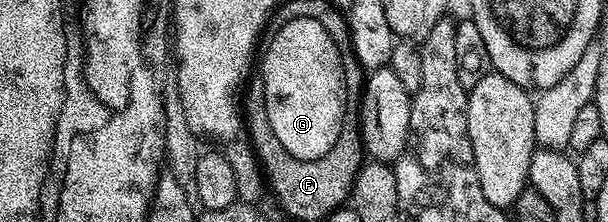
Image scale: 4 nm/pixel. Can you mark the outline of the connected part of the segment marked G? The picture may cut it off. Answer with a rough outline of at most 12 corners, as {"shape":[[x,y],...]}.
{"shape":[[310,16],[268,37],[259,74],[283,150],[318,160],[345,123],[345,75]]}

